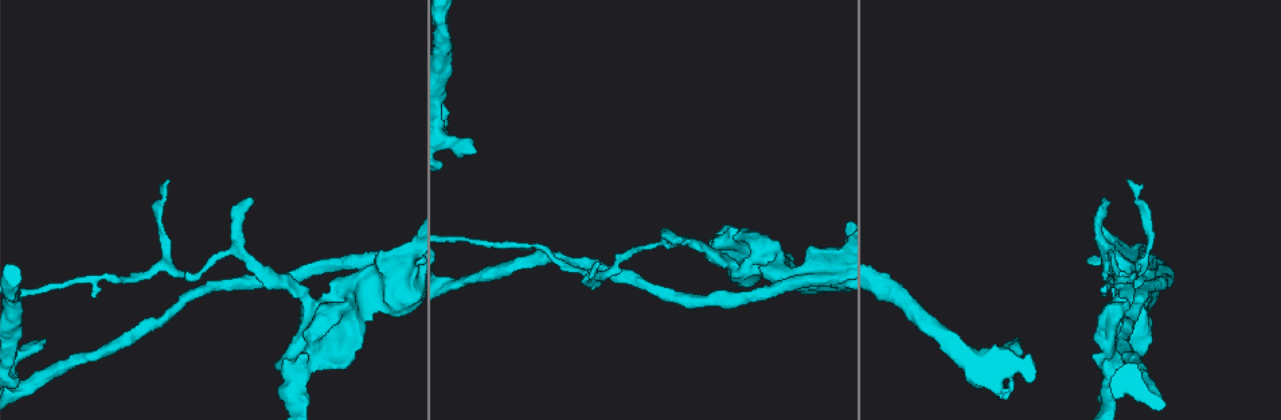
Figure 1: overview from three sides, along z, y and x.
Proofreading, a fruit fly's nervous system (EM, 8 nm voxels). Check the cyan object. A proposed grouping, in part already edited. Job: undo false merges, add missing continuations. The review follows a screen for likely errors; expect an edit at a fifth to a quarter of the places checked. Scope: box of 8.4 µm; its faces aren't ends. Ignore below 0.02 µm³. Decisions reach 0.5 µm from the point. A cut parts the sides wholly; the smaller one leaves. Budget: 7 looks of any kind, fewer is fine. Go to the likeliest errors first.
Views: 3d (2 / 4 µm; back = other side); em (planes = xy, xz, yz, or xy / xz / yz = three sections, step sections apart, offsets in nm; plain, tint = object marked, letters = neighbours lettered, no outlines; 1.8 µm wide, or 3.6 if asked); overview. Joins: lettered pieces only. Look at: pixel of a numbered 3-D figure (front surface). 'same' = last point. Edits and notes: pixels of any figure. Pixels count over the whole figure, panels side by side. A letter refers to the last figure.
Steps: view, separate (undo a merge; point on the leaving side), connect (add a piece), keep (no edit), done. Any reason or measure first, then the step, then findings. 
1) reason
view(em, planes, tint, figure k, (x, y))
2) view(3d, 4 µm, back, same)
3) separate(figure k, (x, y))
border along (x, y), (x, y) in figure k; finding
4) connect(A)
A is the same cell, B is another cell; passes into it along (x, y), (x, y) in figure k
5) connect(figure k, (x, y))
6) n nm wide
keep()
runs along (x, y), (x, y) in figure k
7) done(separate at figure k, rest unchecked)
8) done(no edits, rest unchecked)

an open end
view(em, 3.6 µm, planes, tint, figure 1, (44, 338))

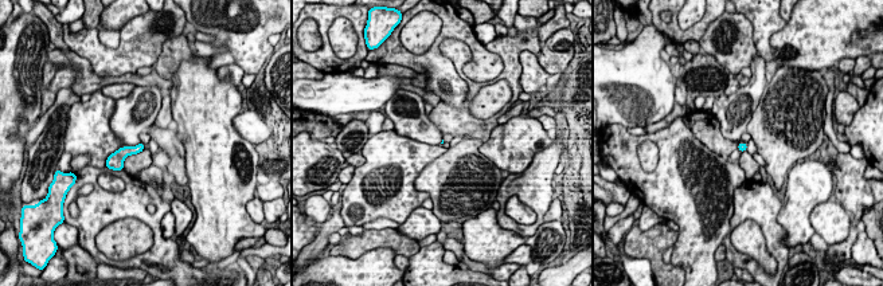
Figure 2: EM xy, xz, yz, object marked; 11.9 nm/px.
what lies round it
view(em, 3.6 µm, planes, letters, same)

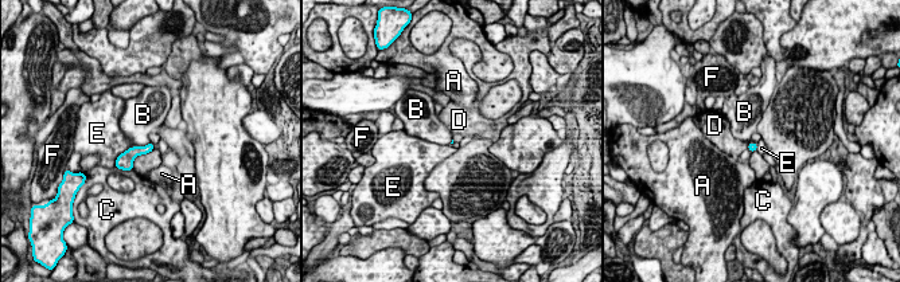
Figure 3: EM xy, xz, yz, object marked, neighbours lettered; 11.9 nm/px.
keep()
A, B, C, D, E and F are other cells; border along (150, 141), (141, 147), (133, 147) in figure 3; no lettered piece goes on from it

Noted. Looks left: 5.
abrupt turn
view(em, 3.6 µm, planes, letters, figure 1, (764, 262))

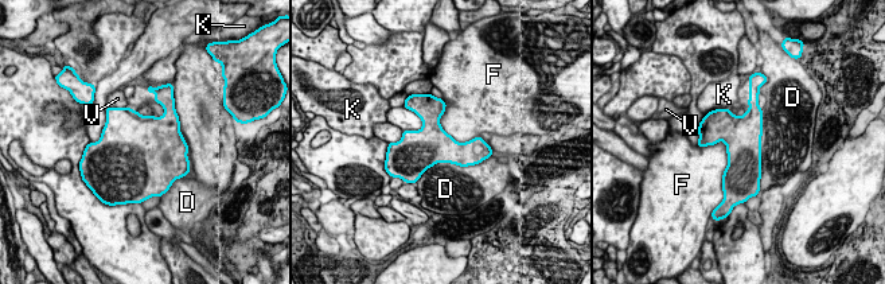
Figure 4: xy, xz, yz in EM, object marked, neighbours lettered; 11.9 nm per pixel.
460 nm wide
keep()
D, F, K and V are other cells; border along (697, 146), (724, 143), (722, 186) in figure 4; one neuron here

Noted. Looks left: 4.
thick end
view(3d, 4 µm, figure 1, (824, 284))

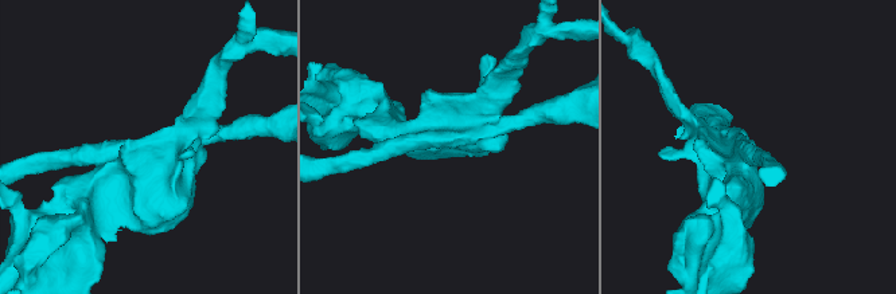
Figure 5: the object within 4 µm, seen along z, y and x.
view(em, 3.6 µm, planes, plain, figure 5, (449, 138))

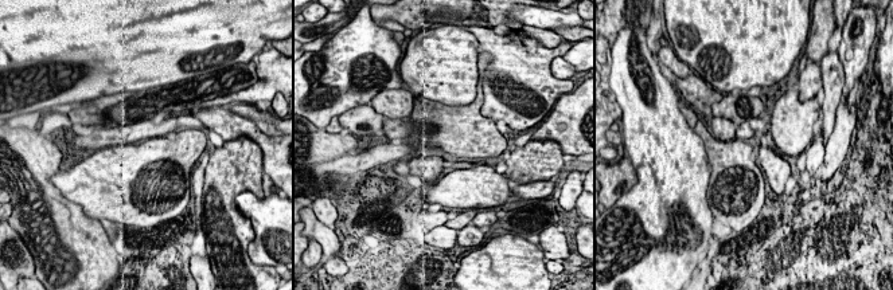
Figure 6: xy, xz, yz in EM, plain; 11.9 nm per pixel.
view(em, 3.6 µm, planes, letters, same)

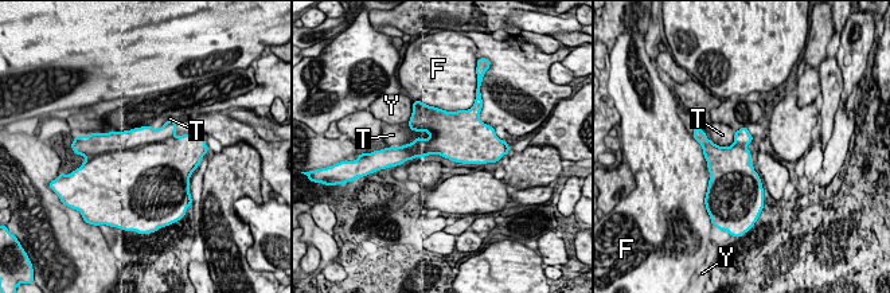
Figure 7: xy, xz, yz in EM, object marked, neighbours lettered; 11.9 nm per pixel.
F touches over 500 nm
separate(figure 7, (136, 137))
F, T and Y are other cells; the part that leaves runs along (172, 129), (113, 140), (102, 149) in figure 7; a second neuron is stuck on

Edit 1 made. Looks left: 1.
done(separate at figure 7, rest unchecked)

